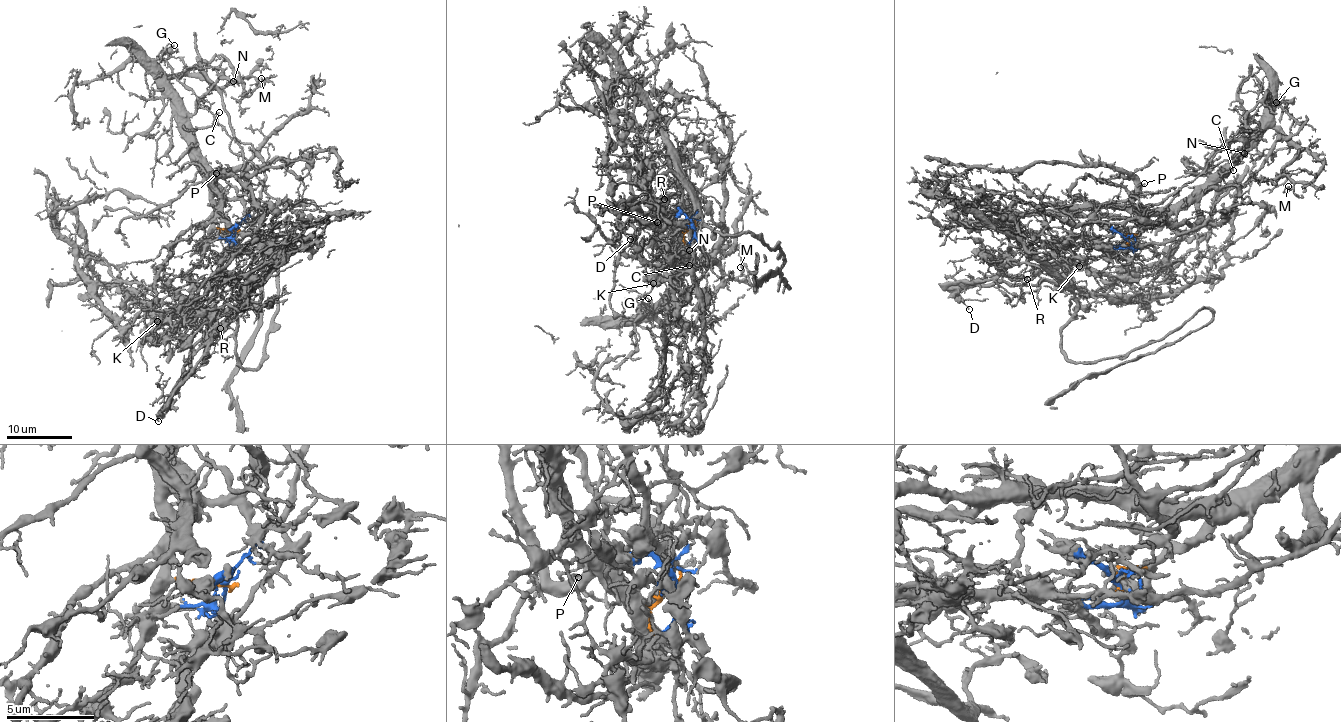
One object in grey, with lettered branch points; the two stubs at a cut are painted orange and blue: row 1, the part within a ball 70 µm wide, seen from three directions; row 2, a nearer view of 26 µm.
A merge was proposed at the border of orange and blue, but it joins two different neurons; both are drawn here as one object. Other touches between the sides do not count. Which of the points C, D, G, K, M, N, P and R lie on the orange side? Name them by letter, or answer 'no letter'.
C, G, M, N, P

